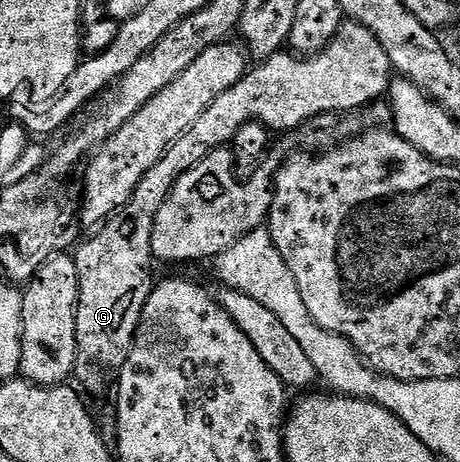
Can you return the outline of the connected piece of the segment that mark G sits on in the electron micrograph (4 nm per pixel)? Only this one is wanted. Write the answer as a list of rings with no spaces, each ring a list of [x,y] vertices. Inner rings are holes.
[[[349,19],[343,20],[338,34],[319,53],[306,56],[283,51],[259,60],[255,65],[258,65],[255,69],[254,66],[247,68],[240,83],[219,95],[205,109],[204,115],[200,115],[200,119],[196,119],[196,123],[192,123],[192,127],[164,151],[152,171],[140,179],[126,206],[97,226],[95,237],[87,241],[85,238],[77,246],[73,254],[78,272],[76,339],[79,358],[90,364],[86,369],[87,394],[98,393],[106,385],[105,371],[94,365],[121,370],[134,345],[140,315],[152,288],[146,268],[152,262],[156,215],[160,207],[164,207],[180,175],[192,171],[192,167],[212,151],[227,148],[236,131],[249,121],[259,121],[278,135],[292,133],[325,113],[345,115],[375,104],[387,96],[392,80],[390,60],[384,55],[384,47],[380,47],[376,35],[372,35],[368,27]]]

